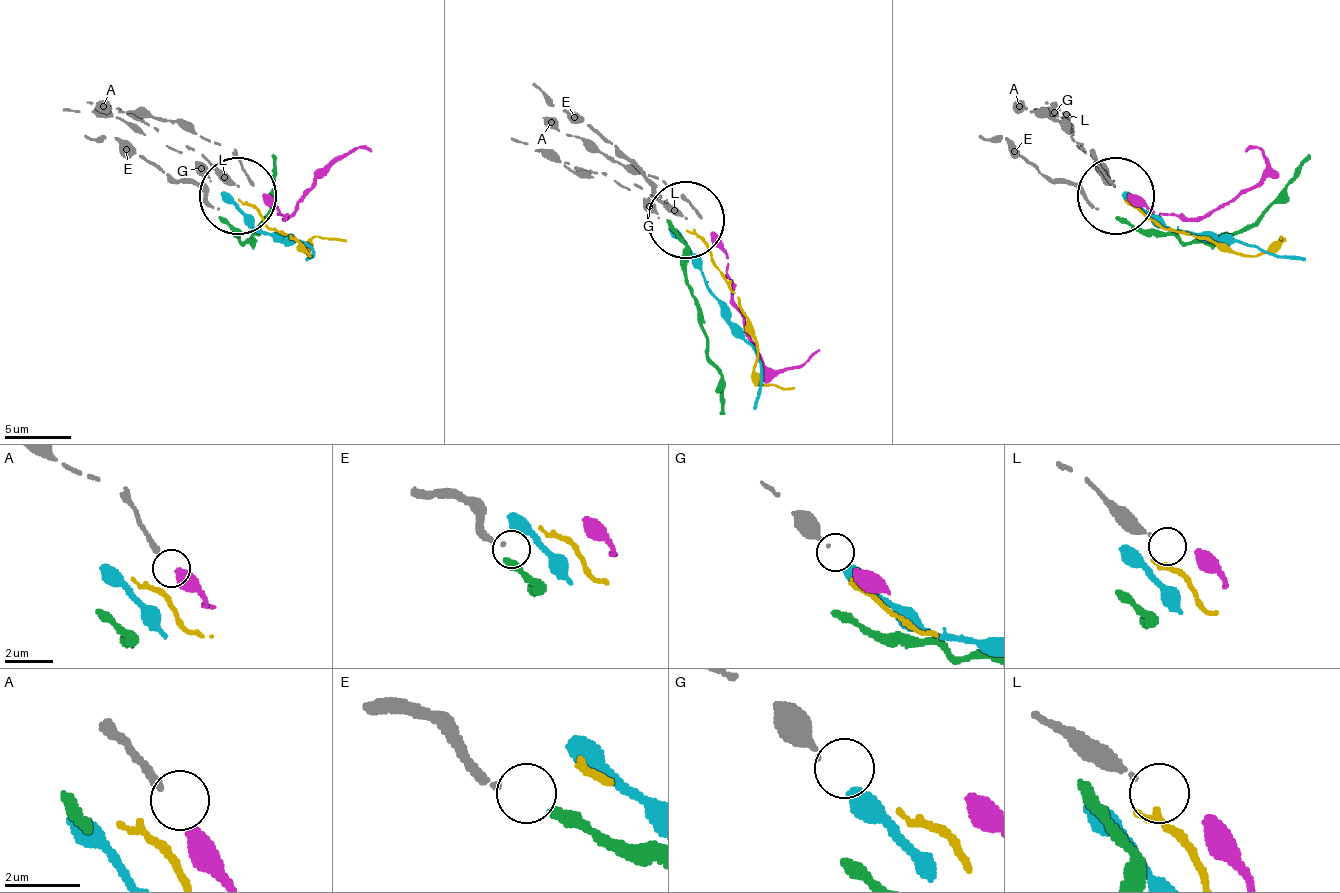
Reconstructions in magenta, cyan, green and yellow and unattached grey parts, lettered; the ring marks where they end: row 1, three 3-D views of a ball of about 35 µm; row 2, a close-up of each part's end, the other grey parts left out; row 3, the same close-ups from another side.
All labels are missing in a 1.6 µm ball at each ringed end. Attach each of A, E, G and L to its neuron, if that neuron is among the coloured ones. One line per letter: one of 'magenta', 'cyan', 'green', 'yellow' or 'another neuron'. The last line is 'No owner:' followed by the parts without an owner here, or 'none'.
A: magenta
E: green
G: cyan
L: yellow
No owner: none

